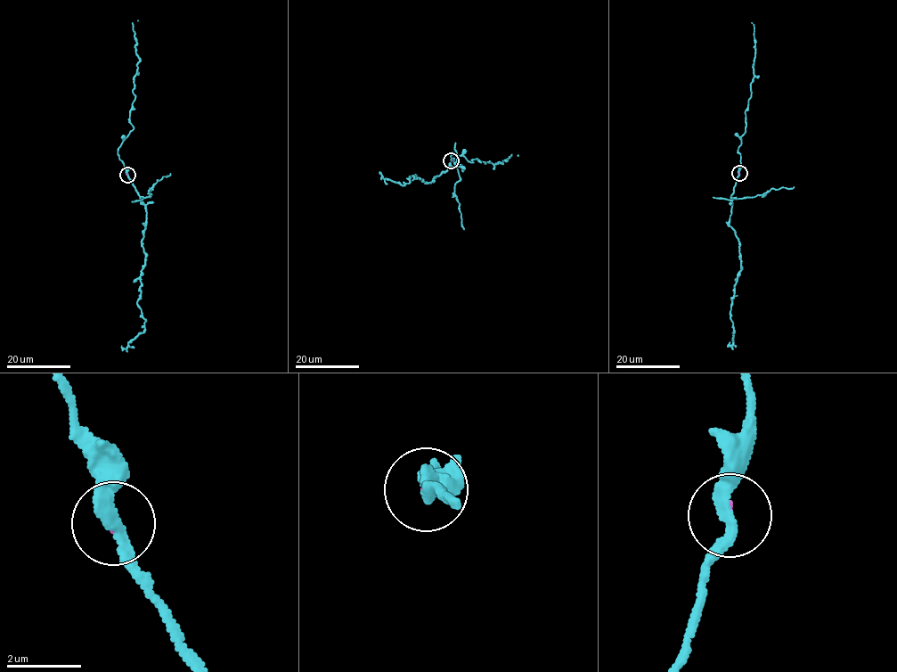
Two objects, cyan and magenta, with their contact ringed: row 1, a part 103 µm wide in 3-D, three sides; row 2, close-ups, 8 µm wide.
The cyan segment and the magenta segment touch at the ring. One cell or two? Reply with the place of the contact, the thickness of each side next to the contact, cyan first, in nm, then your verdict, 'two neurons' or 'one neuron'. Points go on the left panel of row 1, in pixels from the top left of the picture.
(127, 175) | 280/50 nm | two neurons

